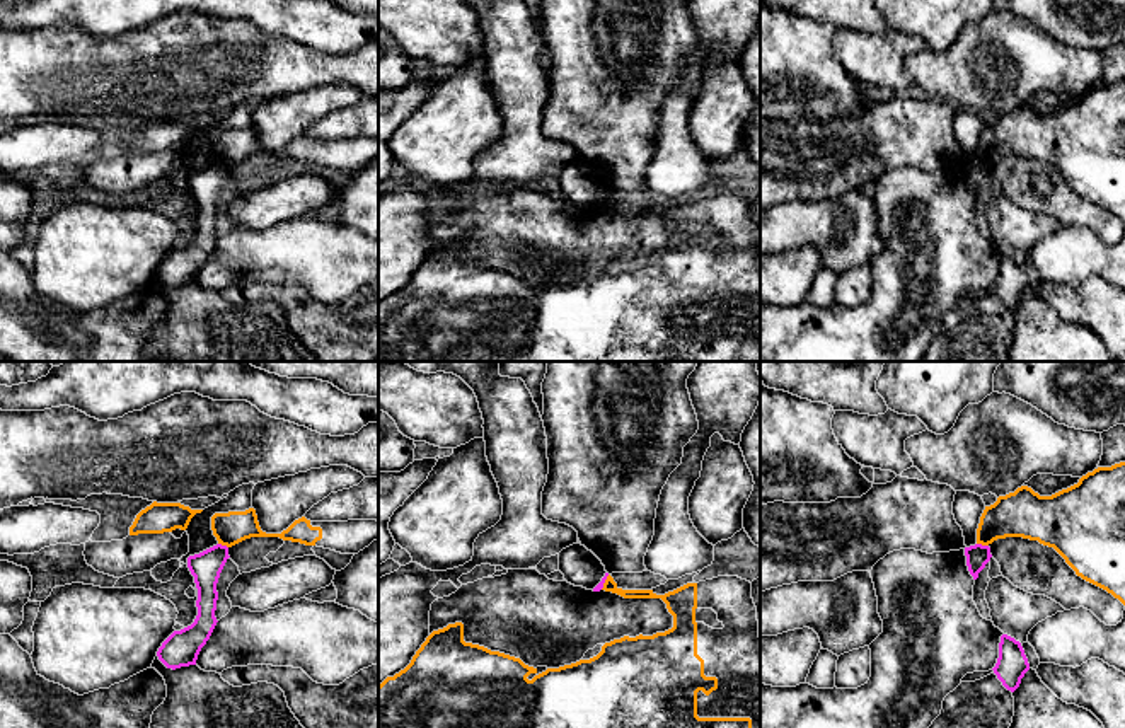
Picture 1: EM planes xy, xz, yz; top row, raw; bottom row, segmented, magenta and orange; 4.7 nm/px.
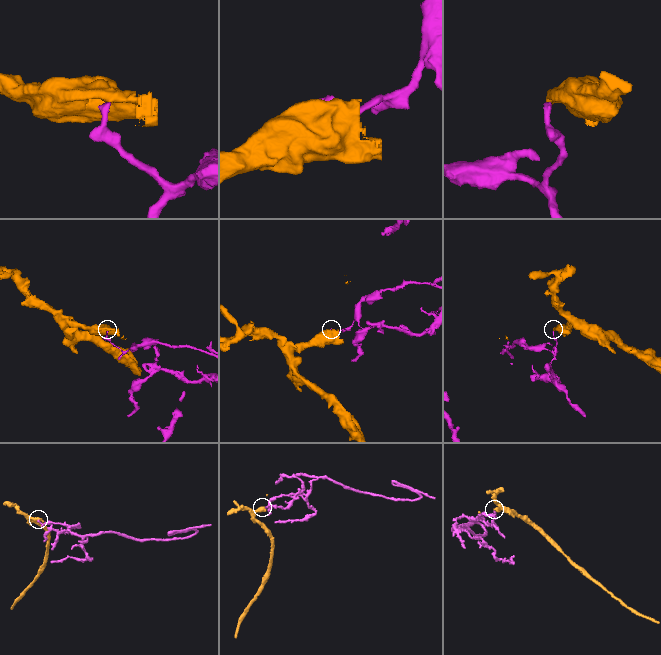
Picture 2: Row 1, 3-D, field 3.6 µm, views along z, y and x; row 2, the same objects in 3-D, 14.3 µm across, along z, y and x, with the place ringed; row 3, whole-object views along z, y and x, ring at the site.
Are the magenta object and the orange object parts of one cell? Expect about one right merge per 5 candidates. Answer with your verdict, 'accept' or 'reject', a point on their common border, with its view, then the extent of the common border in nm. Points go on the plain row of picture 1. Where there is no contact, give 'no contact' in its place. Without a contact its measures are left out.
reject; contact yz (980, 162); length 60 nm

